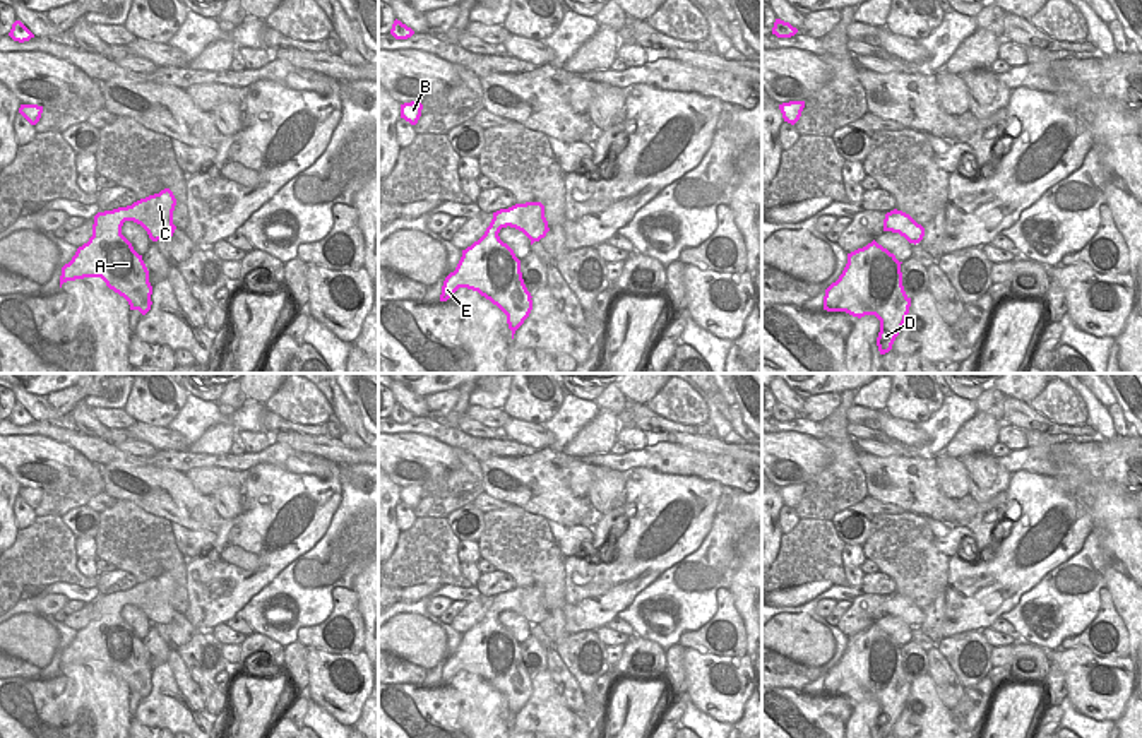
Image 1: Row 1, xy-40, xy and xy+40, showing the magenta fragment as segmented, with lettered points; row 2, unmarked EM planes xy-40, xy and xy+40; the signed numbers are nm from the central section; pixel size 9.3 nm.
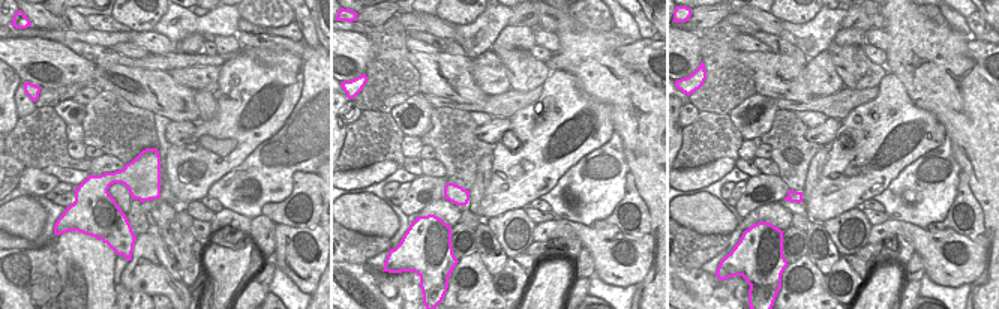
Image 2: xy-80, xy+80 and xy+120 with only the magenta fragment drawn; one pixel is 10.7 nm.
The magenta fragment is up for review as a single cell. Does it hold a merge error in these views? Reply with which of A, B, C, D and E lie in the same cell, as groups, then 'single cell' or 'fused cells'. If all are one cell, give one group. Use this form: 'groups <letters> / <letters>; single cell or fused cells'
groups A B C D E; single cell

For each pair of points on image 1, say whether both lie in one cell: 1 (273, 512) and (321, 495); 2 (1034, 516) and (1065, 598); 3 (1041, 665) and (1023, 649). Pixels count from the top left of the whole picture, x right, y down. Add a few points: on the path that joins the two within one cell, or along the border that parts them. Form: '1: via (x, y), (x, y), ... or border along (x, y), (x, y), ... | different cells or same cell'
1: via (285, 504), (298, 493), (309, 495) | same cell
2: border along (1084, 541), (1076, 553), (1048, 571), (1023, 593) | different cells
3: via (1038, 660), (1028, 651) | same cell

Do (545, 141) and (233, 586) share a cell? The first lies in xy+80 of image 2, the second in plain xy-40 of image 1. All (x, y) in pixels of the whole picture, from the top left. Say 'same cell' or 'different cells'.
same cell

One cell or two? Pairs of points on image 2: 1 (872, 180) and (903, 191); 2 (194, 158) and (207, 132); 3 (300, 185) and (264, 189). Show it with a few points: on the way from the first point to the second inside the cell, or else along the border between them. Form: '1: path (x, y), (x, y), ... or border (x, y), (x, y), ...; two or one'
1: border (914, 162), (879, 194), (870, 198); two
2: path (200, 152), (207, 144), (207, 138); one
3: border (315, 171), (296, 171), (293, 191), (263, 207); two

